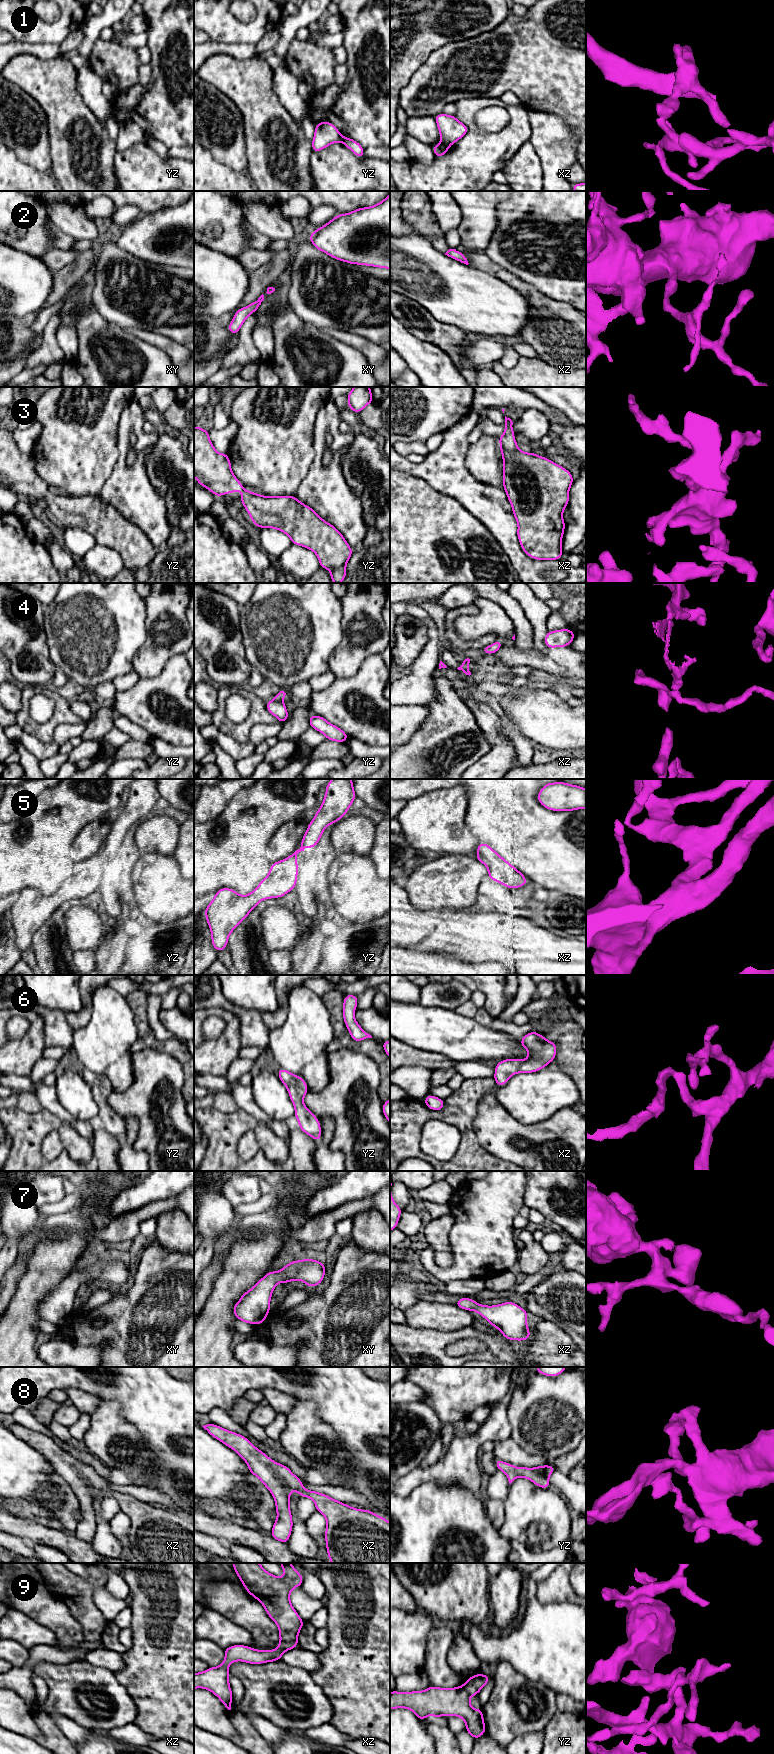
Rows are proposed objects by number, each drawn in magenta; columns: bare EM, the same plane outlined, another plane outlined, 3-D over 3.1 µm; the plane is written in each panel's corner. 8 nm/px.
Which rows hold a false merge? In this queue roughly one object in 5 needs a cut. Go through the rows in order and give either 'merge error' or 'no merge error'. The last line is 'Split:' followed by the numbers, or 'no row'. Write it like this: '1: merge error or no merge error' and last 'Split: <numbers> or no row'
1: merge error
2: no merge error
3: no merge error
4: merge error
5: no merge error
6: no merge error
7: no merge error
8: no merge error
9: merge error
Split: 1, 4, 9

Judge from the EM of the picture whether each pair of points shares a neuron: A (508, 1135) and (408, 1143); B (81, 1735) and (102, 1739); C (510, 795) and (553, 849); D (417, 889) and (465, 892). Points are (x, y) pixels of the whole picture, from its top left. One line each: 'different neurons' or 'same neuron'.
A: different neurons
B: different neurons
C: same neuron
D: same neuron

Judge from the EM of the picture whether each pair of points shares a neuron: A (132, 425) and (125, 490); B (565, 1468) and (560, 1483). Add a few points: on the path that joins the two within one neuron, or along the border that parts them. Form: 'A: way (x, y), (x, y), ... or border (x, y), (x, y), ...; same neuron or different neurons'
A: way (123, 441), (123, 474); same neuron
B: border (556, 1470), (567, 1475); different neurons

